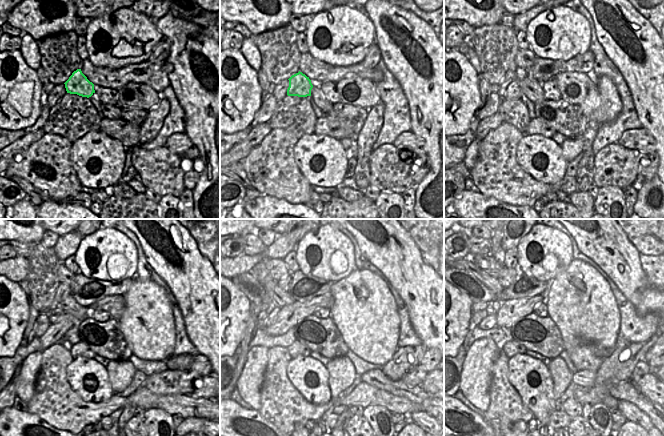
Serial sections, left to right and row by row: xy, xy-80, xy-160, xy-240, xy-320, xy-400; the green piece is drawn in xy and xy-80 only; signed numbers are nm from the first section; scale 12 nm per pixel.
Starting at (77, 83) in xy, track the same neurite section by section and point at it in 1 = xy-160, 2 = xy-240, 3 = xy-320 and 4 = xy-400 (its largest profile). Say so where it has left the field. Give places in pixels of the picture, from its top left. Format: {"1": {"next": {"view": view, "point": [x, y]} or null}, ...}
{"1": {"next": {"view": "xy-160", "point": [513, 92]}}, "2": {"next": {"view": "xy-240", "point": [57, 312]}}, "3": {"next": {"view": "xy-320", "point": [272, 317]}}, "4": {"next": {"view": "xy-400", "point": [488, 322]}}}

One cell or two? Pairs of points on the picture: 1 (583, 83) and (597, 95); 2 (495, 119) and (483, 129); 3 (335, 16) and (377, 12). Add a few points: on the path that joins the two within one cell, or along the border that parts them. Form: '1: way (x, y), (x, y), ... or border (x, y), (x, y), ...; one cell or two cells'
1: border (593, 83), (588, 89), (586, 97), (579, 104); two cells
2: way (492, 122), (486, 126); one cell
3: border (368, 16), (374, 27), (374, 39); two cells

